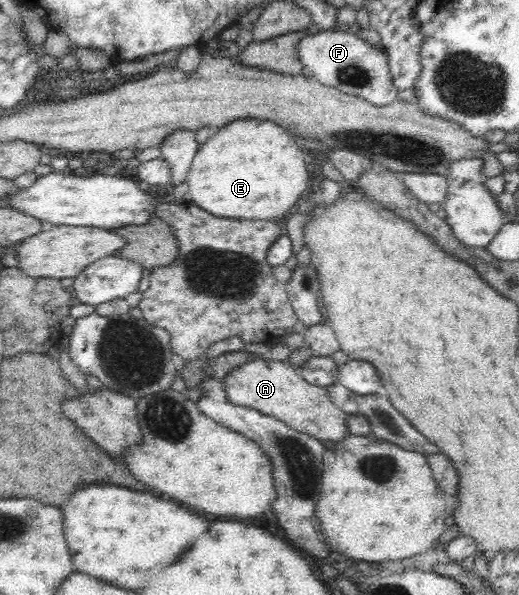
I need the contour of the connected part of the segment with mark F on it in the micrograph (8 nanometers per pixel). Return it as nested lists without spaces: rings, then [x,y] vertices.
[[[325,30],[313,35],[307,34],[299,39],[295,52],[303,68],[308,69],[311,75],[326,87],[363,98],[377,107],[389,105],[396,100],[398,92],[391,82],[388,53],[386,50],[377,50],[375,46],[369,46],[357,33]]]

